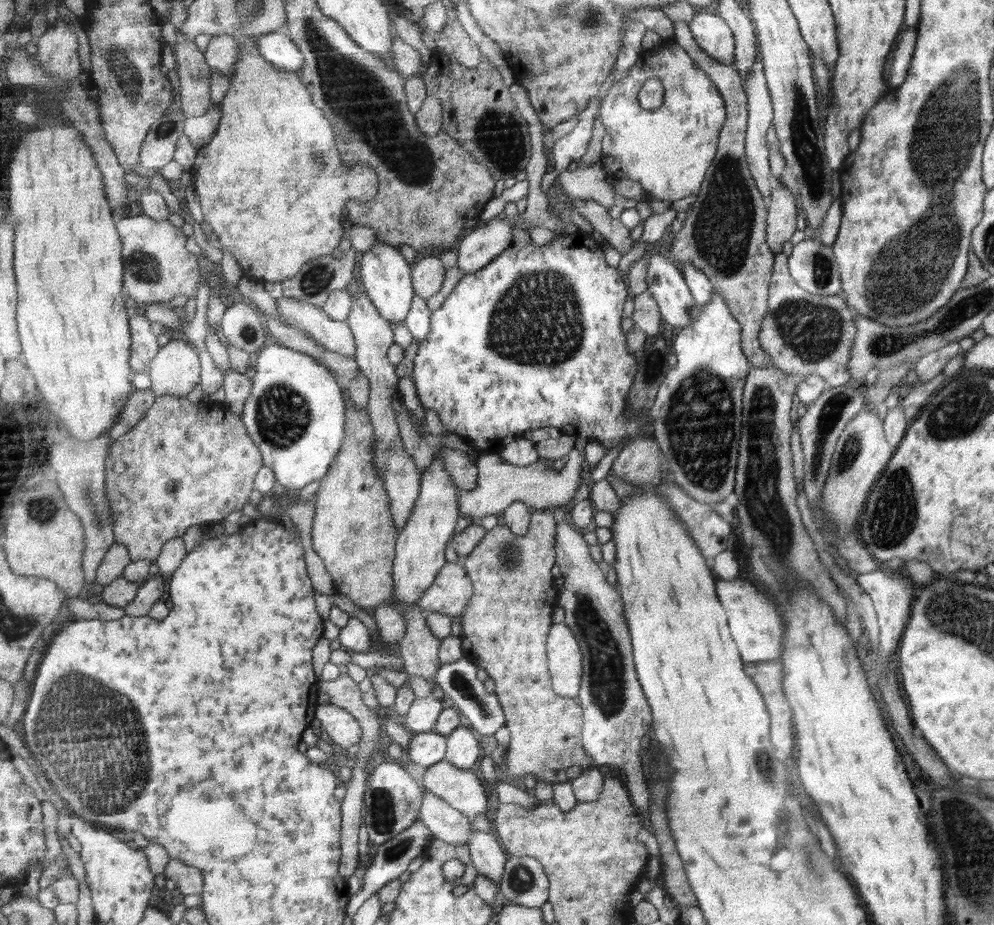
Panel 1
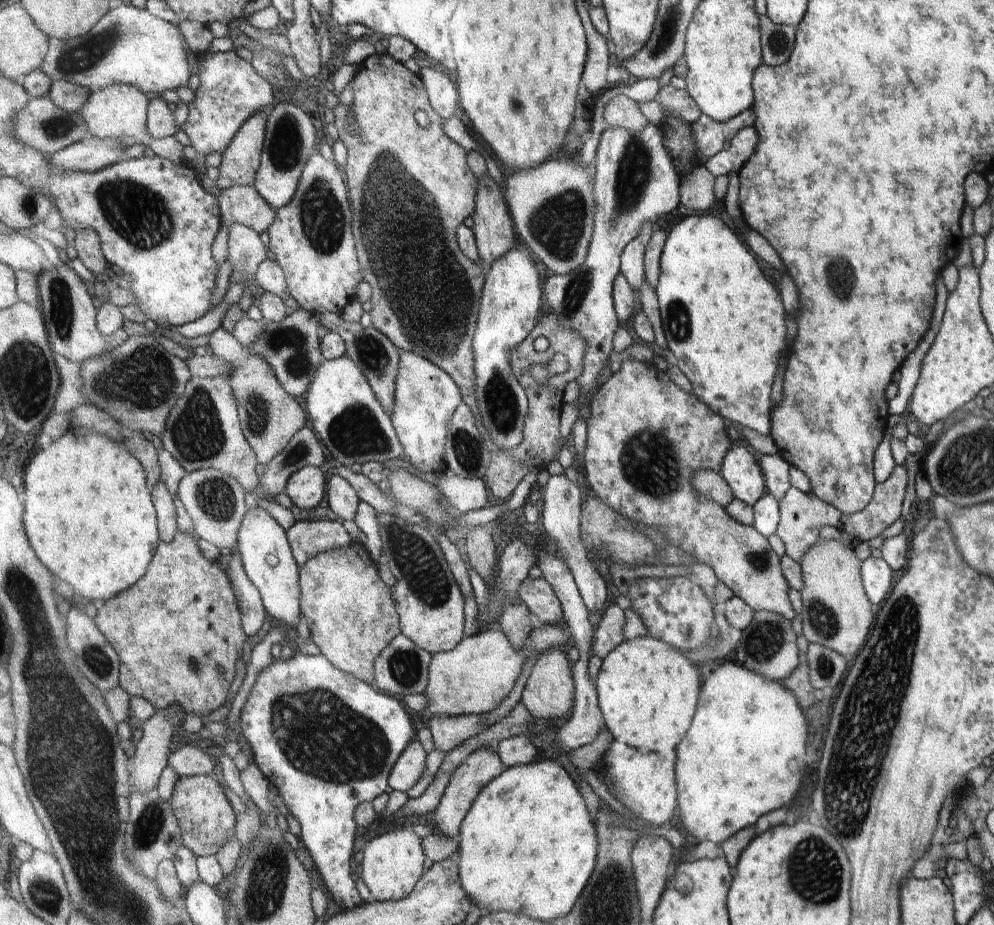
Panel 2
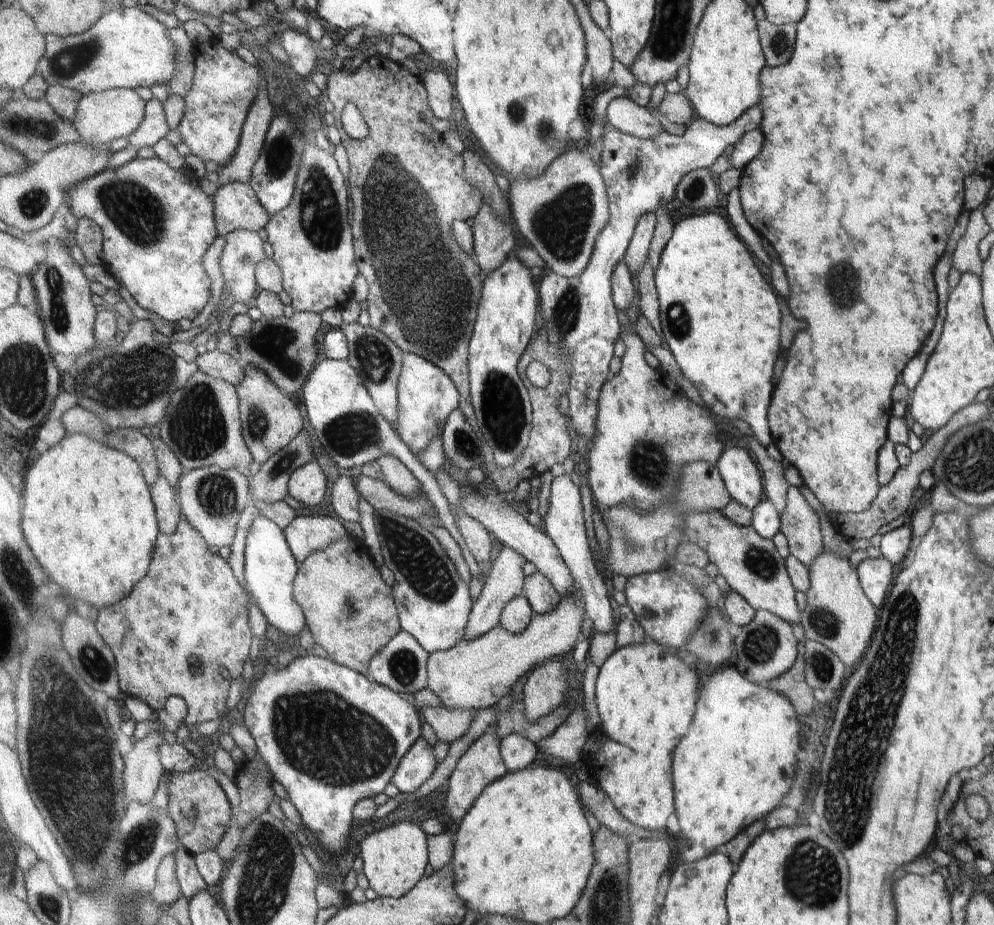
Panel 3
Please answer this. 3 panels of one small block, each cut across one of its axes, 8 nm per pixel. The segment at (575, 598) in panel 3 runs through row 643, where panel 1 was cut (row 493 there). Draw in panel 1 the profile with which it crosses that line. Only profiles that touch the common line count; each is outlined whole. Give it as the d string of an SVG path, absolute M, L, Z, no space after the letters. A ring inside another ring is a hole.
M571 450L568 461L563 466L549 466L549 462L539 460L529 466L517 466L502 460L500 453L485 452L478 455L479 480L475 490L459 489L459 505L461 505L461 515L471 518L473 524L480 524L481 519L489 514L501 514L515 502L527 503L537 510L547 510L547 508L561 508L567 506L569 502L576 498L577 490L581 486L583 478L583 464L585 458L581 450Z

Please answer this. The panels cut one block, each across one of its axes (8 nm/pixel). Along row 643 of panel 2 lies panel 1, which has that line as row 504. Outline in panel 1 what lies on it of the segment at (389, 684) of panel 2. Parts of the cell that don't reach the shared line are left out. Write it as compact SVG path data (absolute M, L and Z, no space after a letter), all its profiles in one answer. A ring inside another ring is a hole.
M365 288L357 291L352 296L352 308L348 318L350 328L354 333L357 346L356 358L359 370L361 370L371 383L370 401L366 404L371 417L371 423L375 425L375 465L379 471L379 477L385 479L385 487L391 497L391 511L397 525L397 532L401 533L407 525L417 498L421 495L421 471L415 459L405 450L403 440L399 433L397 414L393 410L393 396L399 384L396 367L390 364L388 352L395 343L394 330L390 323L377 311L374 300L369 297Z

